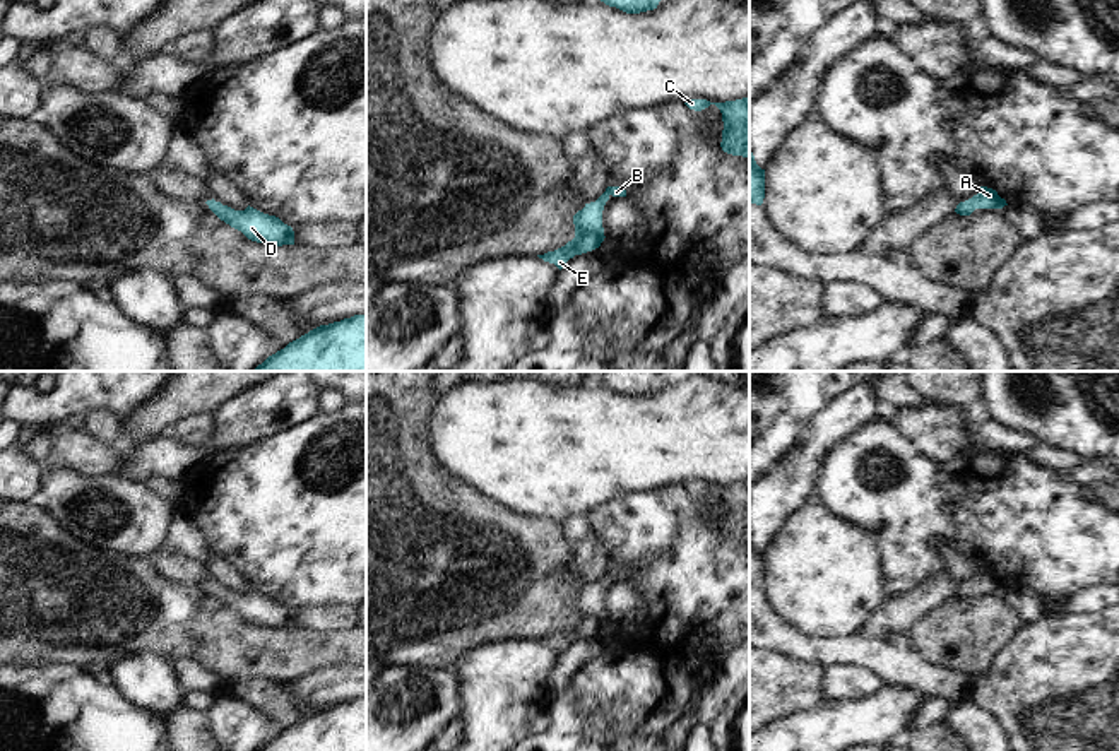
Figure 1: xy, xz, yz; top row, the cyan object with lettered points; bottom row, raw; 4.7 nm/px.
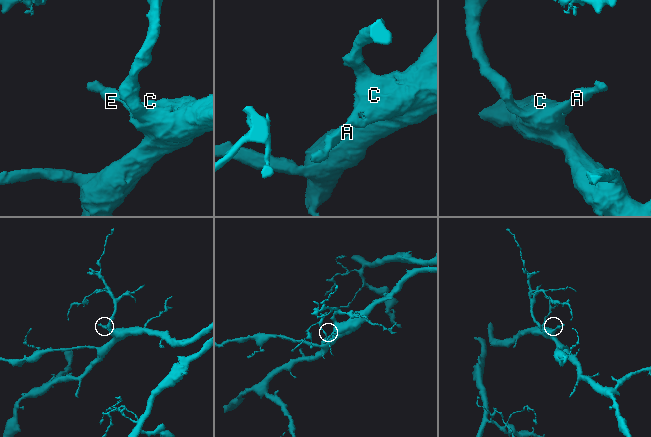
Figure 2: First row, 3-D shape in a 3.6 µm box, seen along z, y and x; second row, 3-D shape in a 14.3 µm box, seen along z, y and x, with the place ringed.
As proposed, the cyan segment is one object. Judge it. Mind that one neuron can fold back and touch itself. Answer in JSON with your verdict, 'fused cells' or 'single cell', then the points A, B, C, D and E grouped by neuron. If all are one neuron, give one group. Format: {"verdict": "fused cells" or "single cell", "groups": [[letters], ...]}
{"verdict": "single cell", "groups": [["A", "B", "C", "D", "E"]]}

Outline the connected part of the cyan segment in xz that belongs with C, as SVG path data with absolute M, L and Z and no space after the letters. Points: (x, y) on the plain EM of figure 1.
M749 479L736 484L710 486L707 482L690 482L690 493L702 494L715 488L722 496L724 513L720 530L732 539L749 541Z

